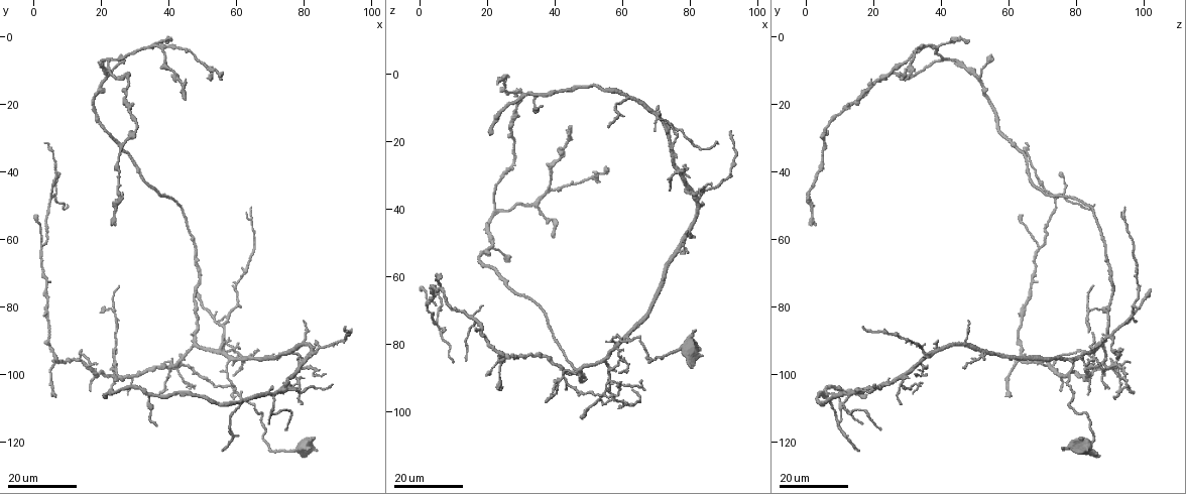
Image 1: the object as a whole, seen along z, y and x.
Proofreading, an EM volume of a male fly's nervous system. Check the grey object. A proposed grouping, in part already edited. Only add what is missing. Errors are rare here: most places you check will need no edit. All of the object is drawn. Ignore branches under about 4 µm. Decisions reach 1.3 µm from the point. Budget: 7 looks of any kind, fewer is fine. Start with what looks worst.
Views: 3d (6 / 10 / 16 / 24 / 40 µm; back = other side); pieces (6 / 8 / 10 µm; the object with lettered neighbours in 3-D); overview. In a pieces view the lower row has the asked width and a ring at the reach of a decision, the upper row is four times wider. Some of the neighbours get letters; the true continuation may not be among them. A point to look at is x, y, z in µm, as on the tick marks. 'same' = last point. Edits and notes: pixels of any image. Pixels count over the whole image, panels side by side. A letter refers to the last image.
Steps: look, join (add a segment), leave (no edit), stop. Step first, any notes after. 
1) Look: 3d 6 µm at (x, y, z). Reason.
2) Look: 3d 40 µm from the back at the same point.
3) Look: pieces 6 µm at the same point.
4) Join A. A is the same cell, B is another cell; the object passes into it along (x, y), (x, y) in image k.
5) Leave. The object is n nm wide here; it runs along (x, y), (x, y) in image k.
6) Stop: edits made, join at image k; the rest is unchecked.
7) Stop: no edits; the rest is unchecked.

Look: 3d 16 µm at (56.0, 122.5, 16.0). An open end.

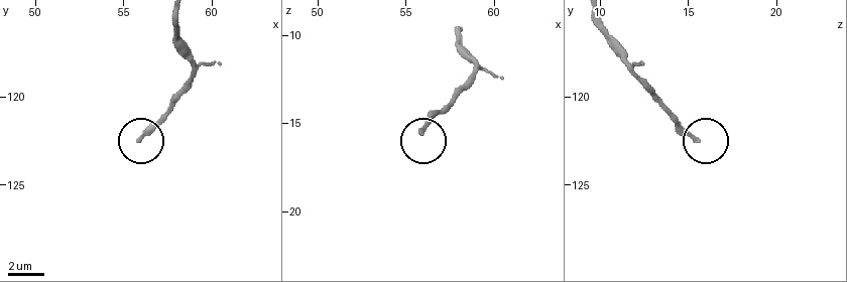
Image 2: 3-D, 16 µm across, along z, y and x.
Look: 3d 10 µm at (55.9, 122.5, 15.5).

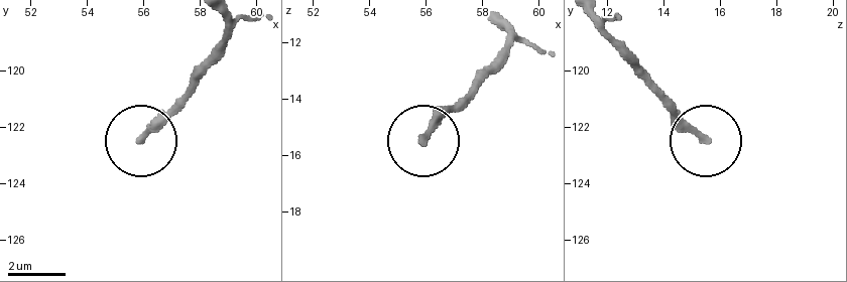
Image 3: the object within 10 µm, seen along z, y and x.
Look: pieces 8 µm at (55.9, 122.4, 15.6).

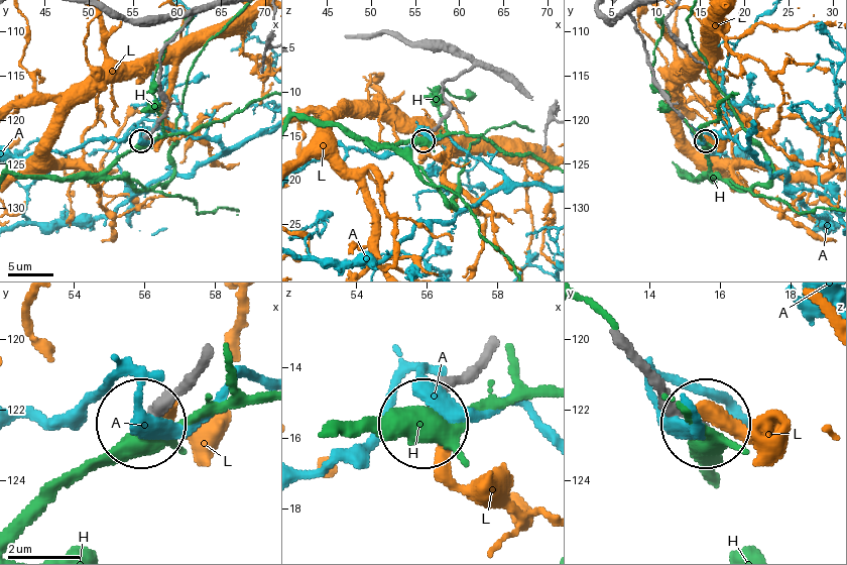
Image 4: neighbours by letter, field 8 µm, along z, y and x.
Leave. A, H and L are other cells; none of them fits.

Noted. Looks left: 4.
Look: 3d 24 µm at (39.0, 2.0, 47.5).

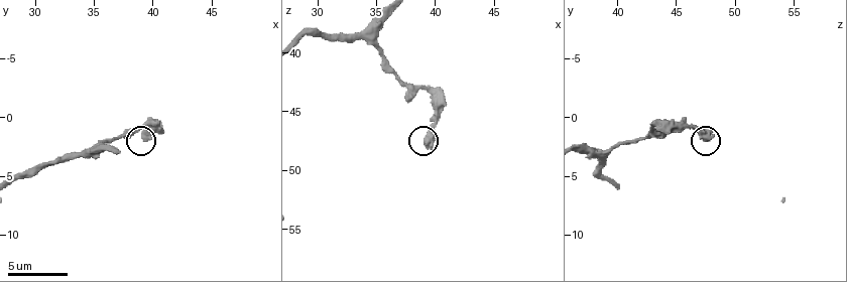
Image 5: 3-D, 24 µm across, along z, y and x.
Look: 3d 6 µm at (39.6, 1.4, 47.8).

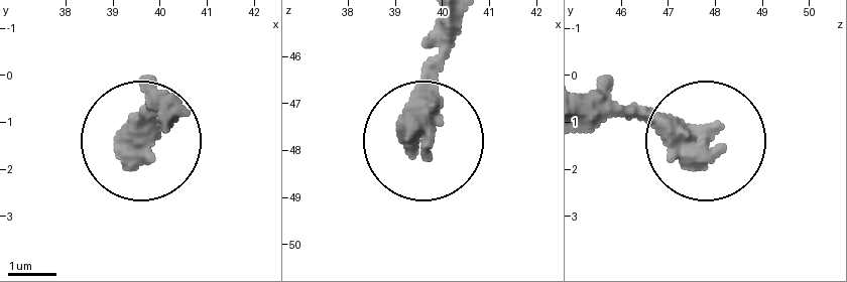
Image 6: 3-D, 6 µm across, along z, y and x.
Look: pieces 6 µm at the same point.

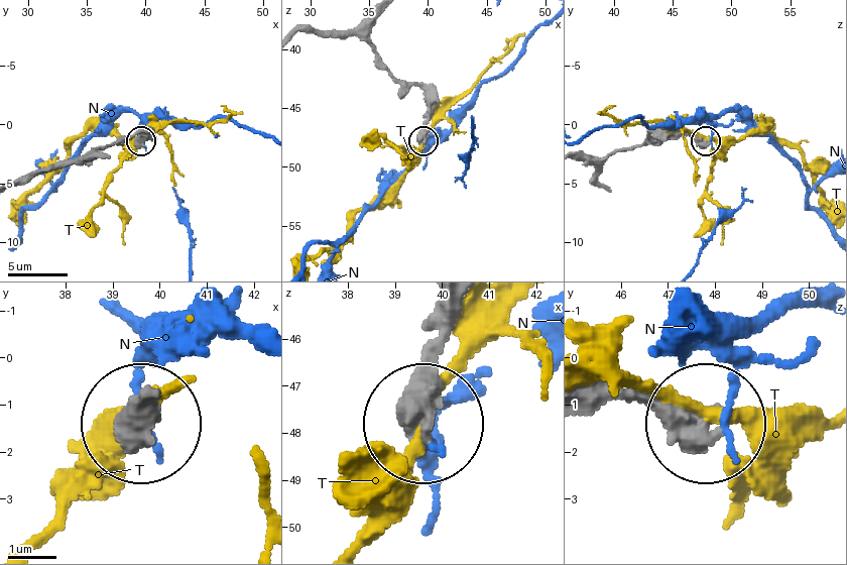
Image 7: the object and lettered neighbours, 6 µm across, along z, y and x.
Leave. N and T are other cells; no lettered segment goes on from it.

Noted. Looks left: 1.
Stop: no edits; the rest is unchecked.

